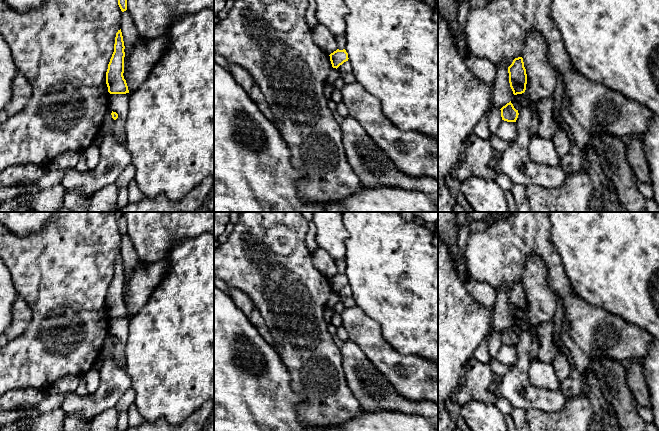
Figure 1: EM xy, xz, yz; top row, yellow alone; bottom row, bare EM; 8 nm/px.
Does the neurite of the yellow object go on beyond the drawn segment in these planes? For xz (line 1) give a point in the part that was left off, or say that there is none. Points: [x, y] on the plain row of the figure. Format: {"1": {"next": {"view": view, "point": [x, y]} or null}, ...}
{"1": {"next": null}}

